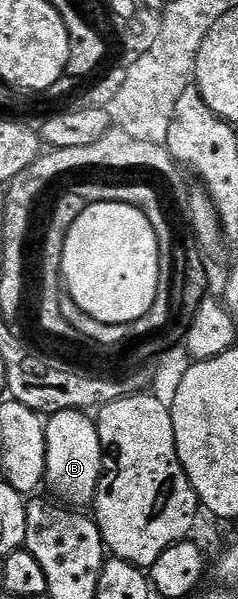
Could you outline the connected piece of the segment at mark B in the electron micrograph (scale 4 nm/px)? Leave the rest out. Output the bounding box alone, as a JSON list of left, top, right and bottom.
[45,410,104,509]

